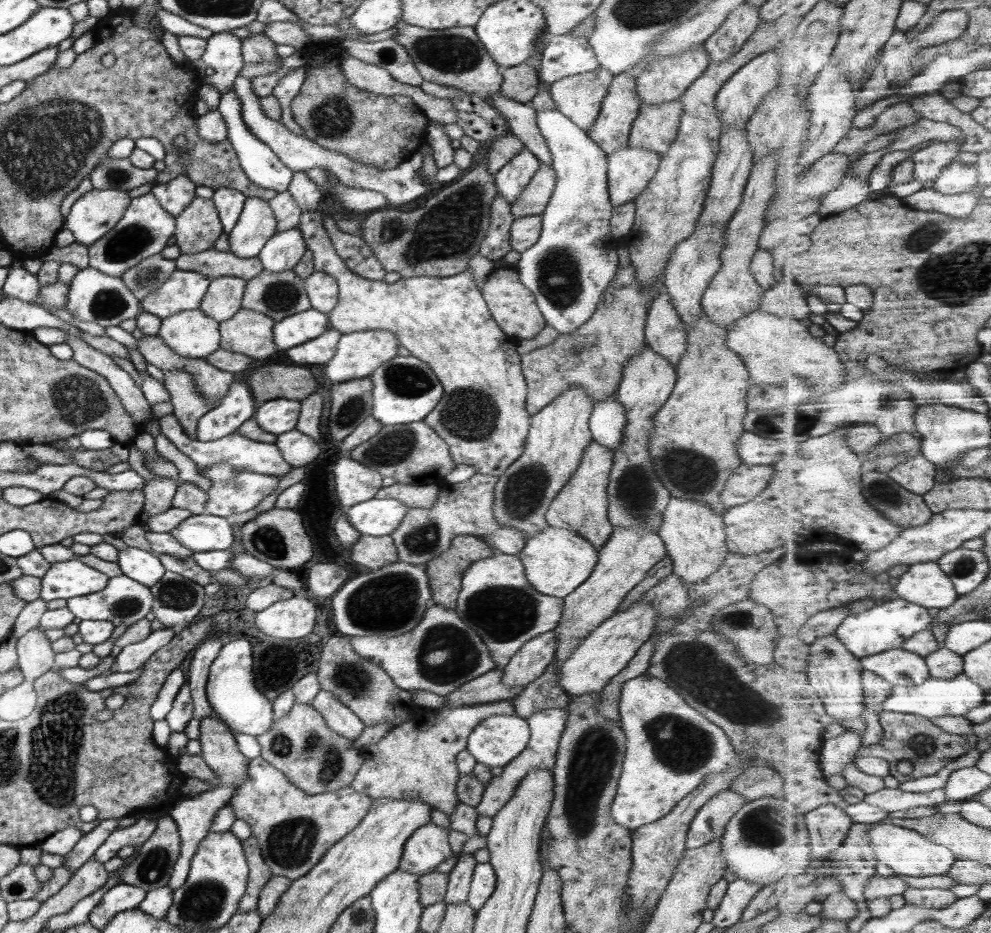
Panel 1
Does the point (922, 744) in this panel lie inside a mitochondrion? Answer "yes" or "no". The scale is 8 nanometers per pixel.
yes

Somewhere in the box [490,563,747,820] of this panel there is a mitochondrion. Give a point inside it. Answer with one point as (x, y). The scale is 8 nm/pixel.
(682, 746)

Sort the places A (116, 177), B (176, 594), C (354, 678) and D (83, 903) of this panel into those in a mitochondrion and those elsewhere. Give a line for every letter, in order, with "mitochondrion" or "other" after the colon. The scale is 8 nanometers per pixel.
A: mitochondrion
B: mitochondrion
C: mitochondrion
D: other

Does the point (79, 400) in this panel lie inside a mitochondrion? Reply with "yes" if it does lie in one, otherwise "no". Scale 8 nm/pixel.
yes

